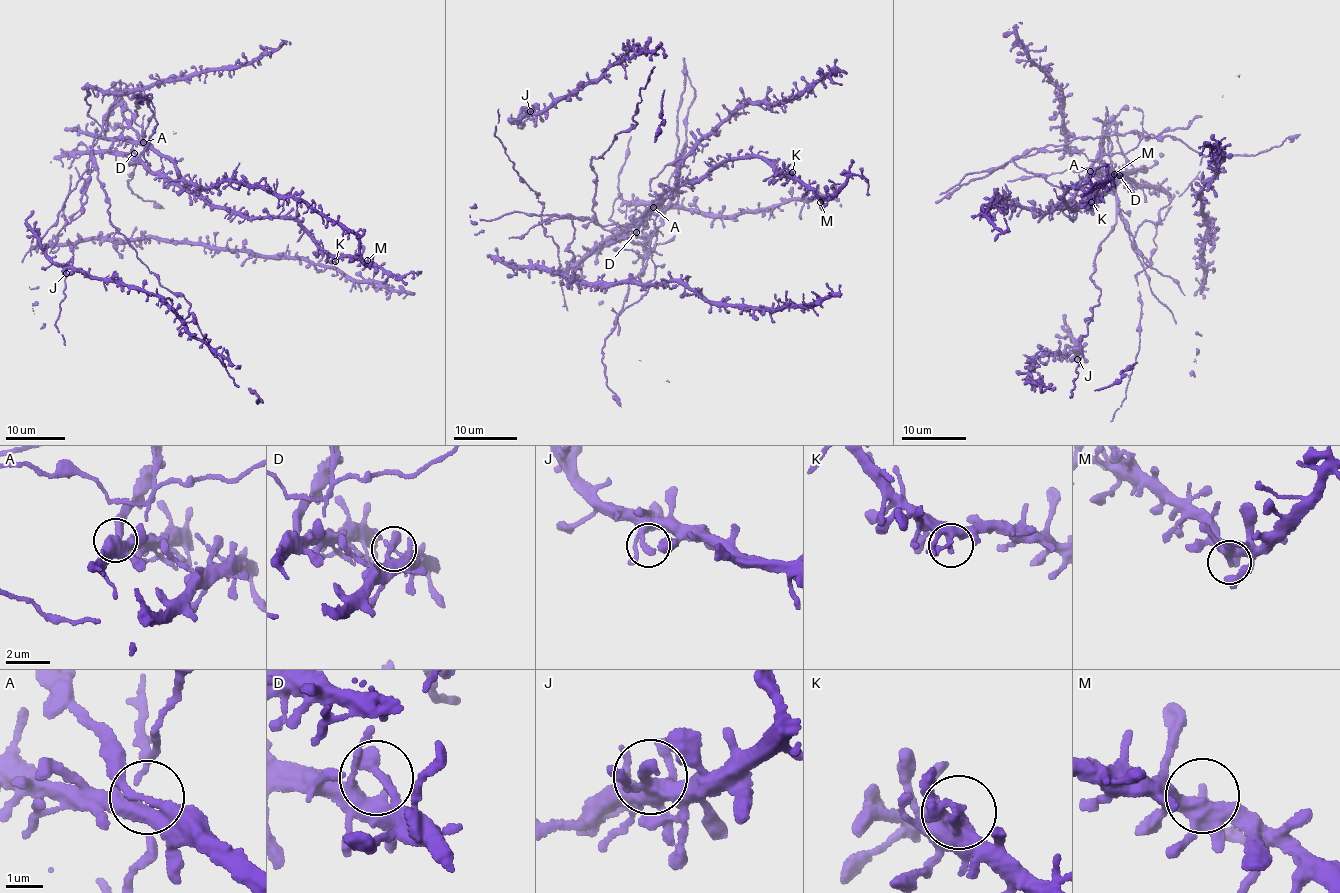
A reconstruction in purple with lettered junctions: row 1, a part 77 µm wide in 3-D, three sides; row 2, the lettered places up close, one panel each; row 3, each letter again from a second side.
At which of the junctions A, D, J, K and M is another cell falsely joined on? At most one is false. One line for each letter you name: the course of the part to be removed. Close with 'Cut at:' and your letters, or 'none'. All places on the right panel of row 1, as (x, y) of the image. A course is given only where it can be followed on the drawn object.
Cut at: A

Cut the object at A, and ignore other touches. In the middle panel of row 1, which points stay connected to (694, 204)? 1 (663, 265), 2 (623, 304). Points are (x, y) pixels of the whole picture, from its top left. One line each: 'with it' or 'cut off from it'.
1: cut off from it
2: cut off from it

